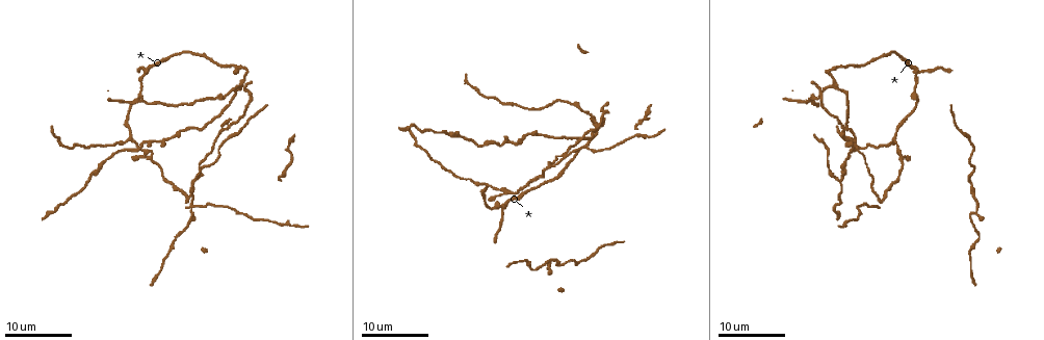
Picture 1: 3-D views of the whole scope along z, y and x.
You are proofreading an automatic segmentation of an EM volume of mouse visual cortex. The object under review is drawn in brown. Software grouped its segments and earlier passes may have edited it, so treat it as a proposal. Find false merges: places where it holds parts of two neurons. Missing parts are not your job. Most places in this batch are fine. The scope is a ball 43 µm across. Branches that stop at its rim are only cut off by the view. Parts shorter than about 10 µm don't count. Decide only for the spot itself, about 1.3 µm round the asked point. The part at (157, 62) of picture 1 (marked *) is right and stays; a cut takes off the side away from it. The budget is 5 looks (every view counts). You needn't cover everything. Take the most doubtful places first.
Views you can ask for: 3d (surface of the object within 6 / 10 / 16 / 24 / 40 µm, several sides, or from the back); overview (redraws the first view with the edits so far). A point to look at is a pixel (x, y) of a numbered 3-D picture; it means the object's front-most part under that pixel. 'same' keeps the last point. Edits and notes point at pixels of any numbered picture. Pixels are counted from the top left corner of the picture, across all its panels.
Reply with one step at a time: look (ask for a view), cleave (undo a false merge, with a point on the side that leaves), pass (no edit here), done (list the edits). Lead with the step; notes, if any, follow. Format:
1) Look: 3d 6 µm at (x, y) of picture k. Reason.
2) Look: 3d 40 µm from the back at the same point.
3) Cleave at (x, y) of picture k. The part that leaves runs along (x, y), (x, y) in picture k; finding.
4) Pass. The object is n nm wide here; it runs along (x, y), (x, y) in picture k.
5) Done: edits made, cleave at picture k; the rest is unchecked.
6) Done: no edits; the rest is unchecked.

Look: 3d 24 µm at (893, 141) of picture 1. Three-way junction.

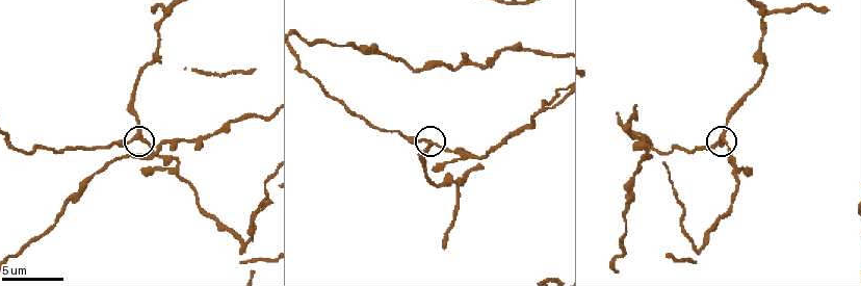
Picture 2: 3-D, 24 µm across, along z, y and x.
Look: 3d 6 µm at (137, 138) of picture 2.

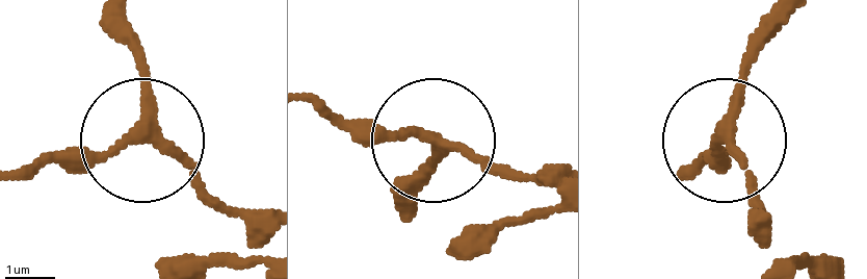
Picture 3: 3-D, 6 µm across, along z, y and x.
Look: 3d 6 µm from the back at (437, 140) of picture 3.

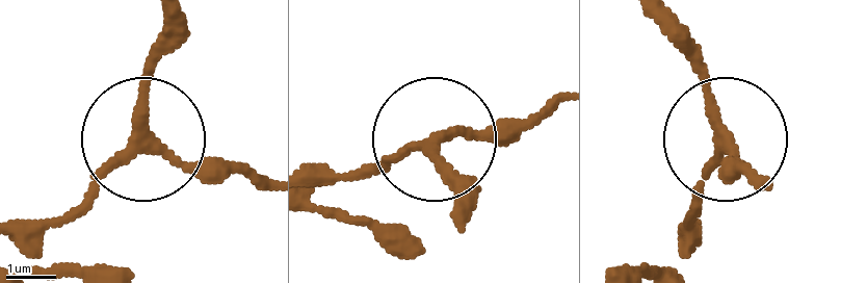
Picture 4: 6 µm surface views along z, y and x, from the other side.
Pass. The object is 200 nm wide here; it runs along (168, 18), (143, 80), (148, 138), (206, 166), (251, 166) in picture 4; continuous, no second neuron.

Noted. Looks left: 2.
Look: 3d 6 µm at (694, 250) of picture 2. Three arms meet.

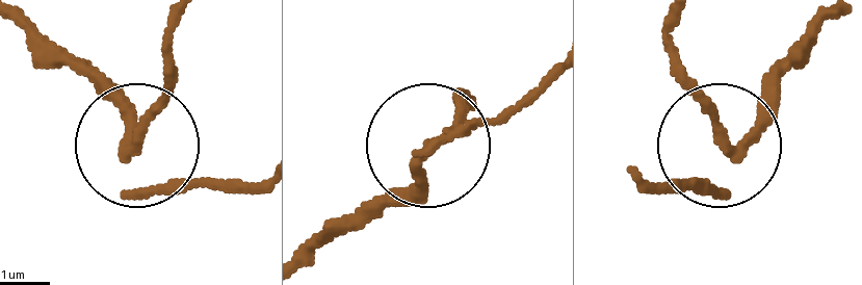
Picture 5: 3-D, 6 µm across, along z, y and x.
Cleave at (164, 99) of picture 5. 3 arms meet here; the part that leaves runs along (129, 148), (170, 77), (174, 27) in picture 5; two neurons meet here.

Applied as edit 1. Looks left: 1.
Look: 3d 16 µm at (470, 157) of picture 2. Thin arm on a thick one.

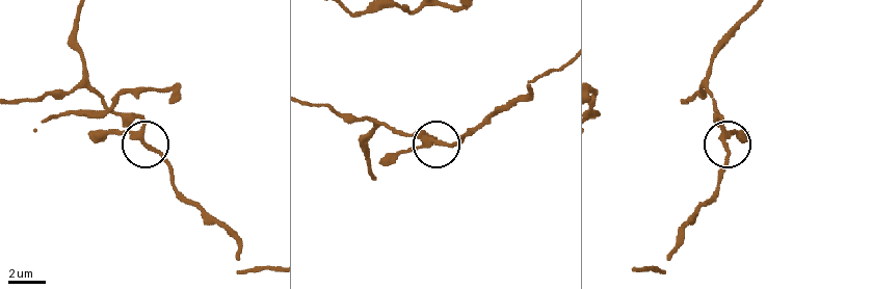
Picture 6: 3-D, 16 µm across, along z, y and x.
Pass. 5 arms meet here; it runs along (373, 177), (366, 146), (375, 127), (440, 146), (461, 140) in picture 6; all the same neuron.

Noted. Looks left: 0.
Done: edits made, cleave at picture 5; the rest is unchecked.

